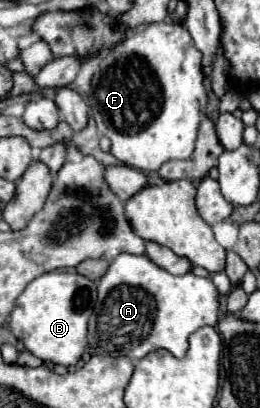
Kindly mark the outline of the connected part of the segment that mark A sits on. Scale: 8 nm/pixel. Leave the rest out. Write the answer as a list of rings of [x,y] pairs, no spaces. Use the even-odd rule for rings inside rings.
[[[121,253],[99,281],[95,315],[97,323],[89,339],[99,353],[141,359],[155,349],[167,349],[175,357],[183,357],[193,331],[203,325],[217,325],[219,291],[209,277],[171,275],[147,255]]]

